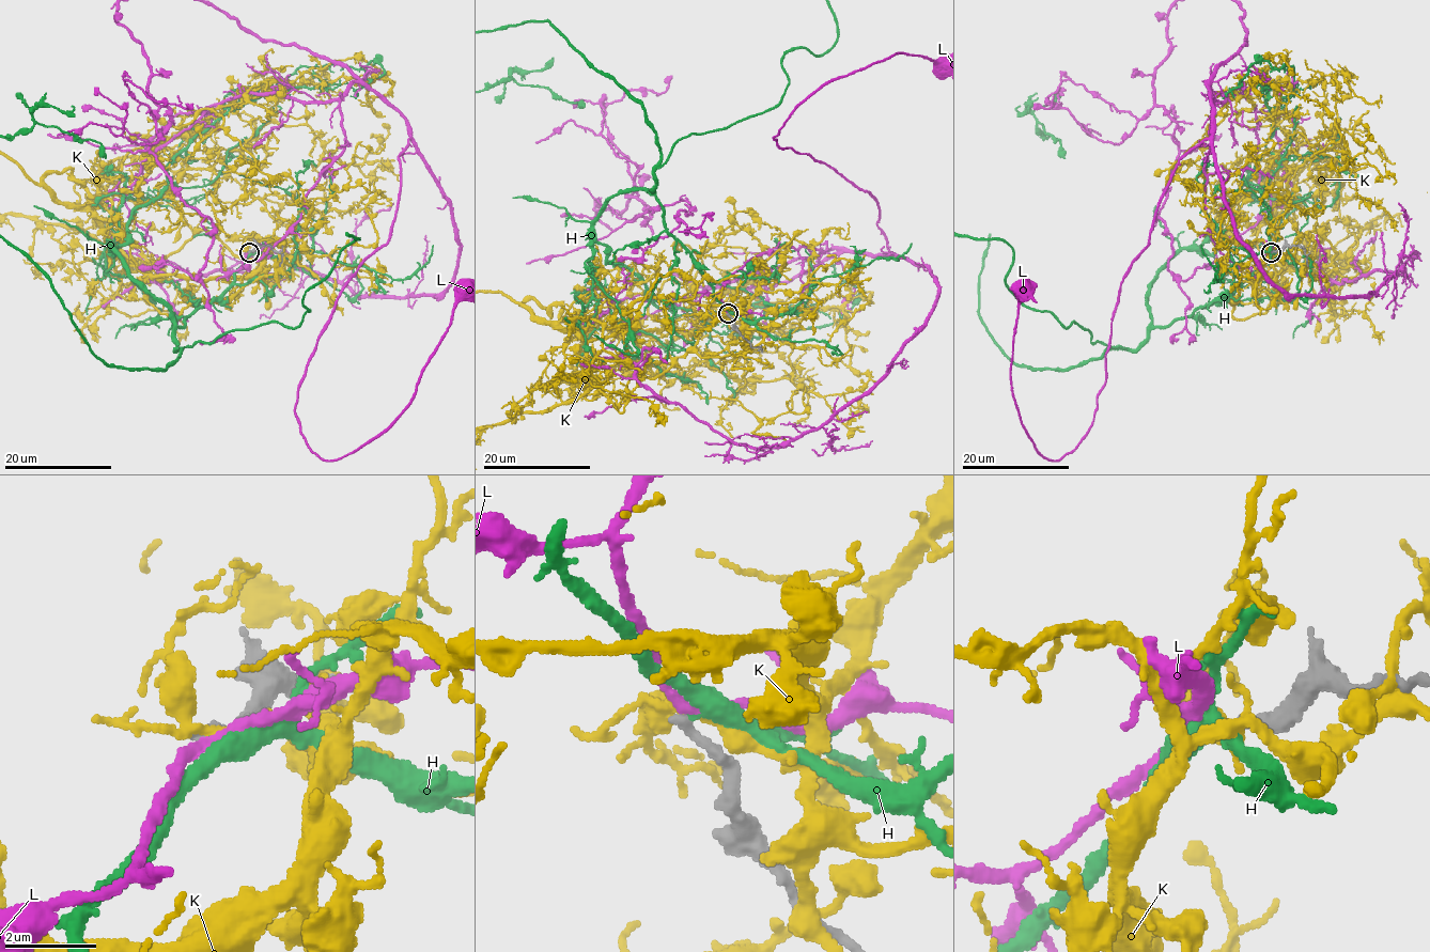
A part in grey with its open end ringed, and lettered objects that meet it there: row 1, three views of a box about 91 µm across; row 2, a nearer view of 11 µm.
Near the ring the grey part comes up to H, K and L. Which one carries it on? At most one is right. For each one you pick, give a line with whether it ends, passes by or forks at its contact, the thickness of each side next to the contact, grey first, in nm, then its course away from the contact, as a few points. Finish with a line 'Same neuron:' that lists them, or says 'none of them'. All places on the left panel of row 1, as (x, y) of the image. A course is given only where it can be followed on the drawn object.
L: It passes by. Thickness 220 nm (grey) against 200 nm. Its course: (248, 252), (375, 90), (410, 136), (298, 390), (325, 459), (410, 401), (464, 285)
Same neuron: L

